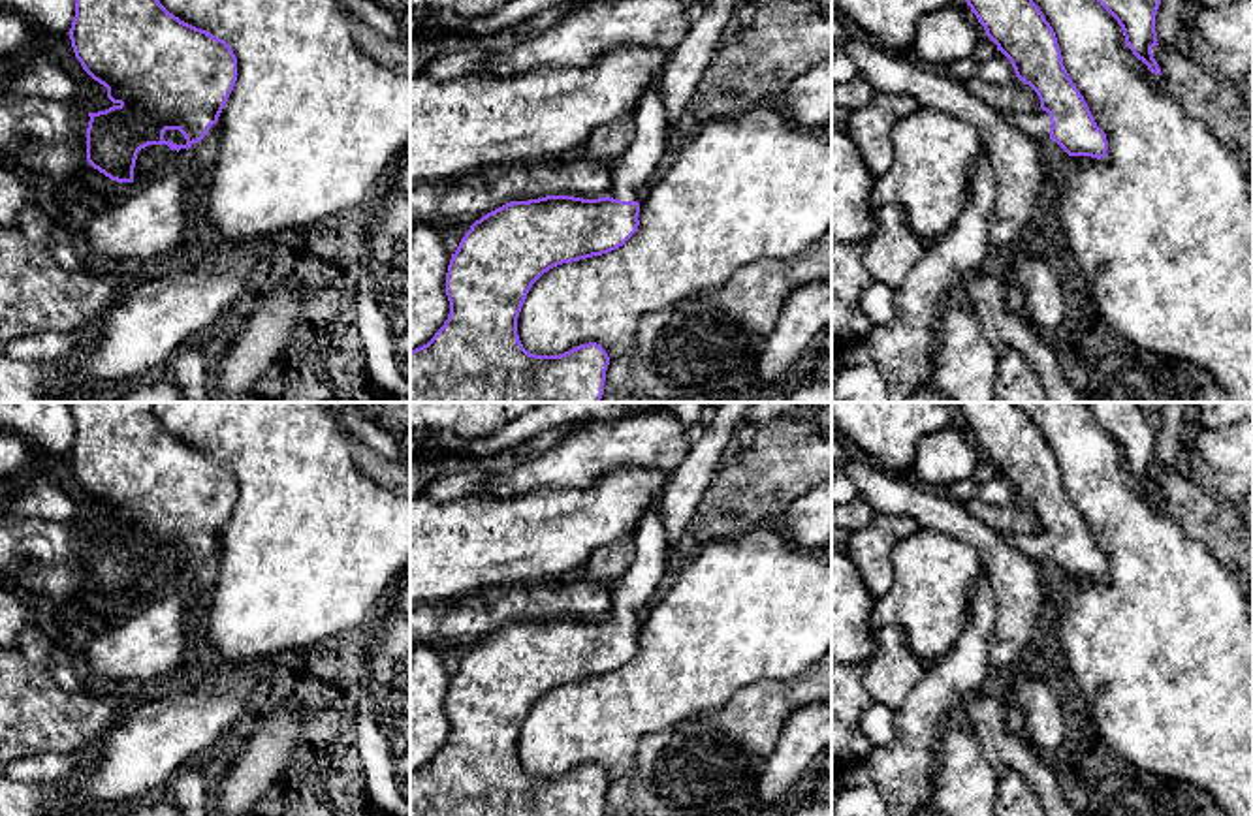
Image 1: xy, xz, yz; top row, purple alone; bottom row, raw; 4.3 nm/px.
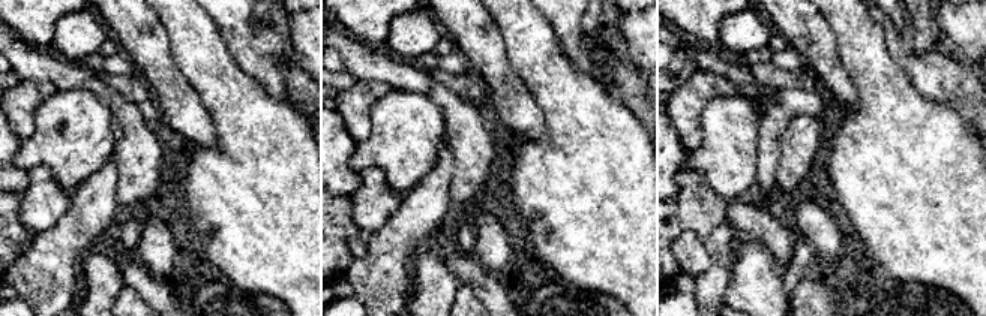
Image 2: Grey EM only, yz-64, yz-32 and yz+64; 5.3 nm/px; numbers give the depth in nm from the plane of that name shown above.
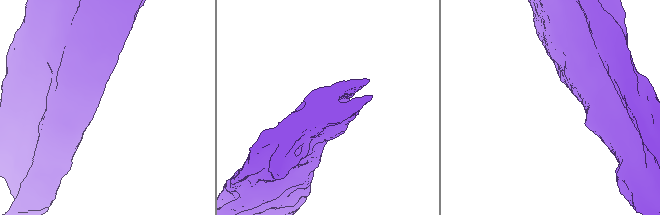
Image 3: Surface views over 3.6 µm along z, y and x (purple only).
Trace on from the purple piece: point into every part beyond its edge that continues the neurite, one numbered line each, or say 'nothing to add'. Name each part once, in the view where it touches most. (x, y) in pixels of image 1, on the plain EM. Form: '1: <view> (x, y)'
1: yz (1037, 546)

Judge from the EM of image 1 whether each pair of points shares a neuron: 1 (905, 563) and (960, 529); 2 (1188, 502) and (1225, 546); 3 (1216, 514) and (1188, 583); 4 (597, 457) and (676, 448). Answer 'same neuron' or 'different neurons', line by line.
1: different neurons
2: same neuron
3: different neurons
4: same neuron

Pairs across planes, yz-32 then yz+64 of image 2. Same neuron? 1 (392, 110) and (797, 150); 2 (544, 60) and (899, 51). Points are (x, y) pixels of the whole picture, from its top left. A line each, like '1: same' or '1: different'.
1: different
2: different

